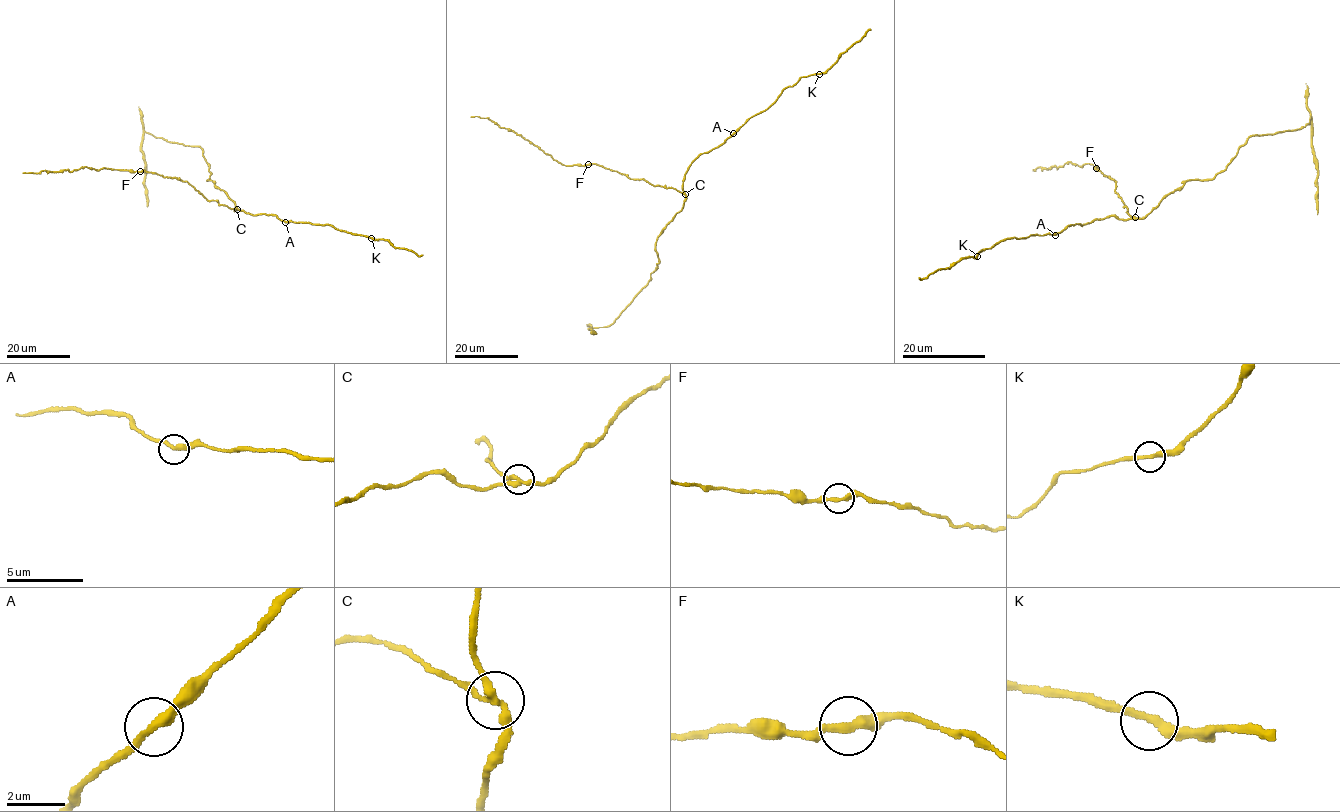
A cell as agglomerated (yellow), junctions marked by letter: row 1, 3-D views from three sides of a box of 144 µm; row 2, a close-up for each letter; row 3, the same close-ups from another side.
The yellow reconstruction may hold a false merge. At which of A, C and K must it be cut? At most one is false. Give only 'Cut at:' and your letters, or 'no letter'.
Cut at: C

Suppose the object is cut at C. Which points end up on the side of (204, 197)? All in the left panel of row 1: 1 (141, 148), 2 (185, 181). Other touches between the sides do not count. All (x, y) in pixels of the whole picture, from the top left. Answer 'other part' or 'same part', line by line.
1: other part
2: same part

